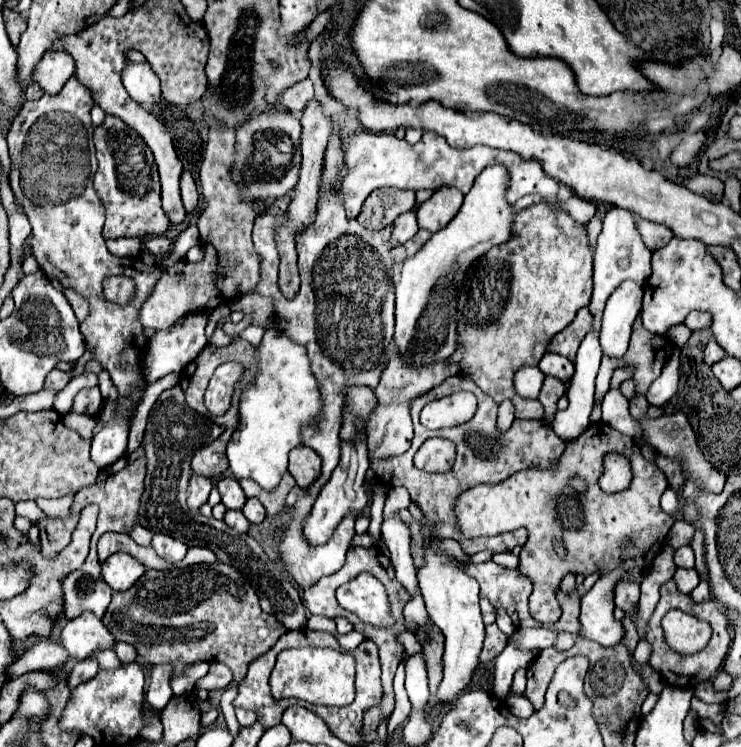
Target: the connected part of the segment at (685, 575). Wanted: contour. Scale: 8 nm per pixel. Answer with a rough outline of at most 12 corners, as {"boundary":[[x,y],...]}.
{"boundary":[[677,568],[673,576],[679,592],[689,594],[699,576],[695,570]]}

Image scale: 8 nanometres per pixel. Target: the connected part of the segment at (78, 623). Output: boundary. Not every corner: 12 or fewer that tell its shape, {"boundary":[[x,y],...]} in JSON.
{"boundary":[[93,612],[67,620],[59,640],[75,660],[113,636]]}

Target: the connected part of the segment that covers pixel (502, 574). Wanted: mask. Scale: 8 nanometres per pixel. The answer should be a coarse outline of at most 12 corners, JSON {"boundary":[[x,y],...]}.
{"boundary":[[495,562],[467,564],[479,580],[481,596],[509,600],[519,628],[539,628],[529,616],[531,582]]}

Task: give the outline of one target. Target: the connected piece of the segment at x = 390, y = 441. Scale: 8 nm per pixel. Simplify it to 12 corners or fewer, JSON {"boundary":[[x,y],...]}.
{"boundary":[[395,352],[375,388],[369,418],[373,456],[411,446],[409,400],[457,376],[443,360],[413,368]]}

